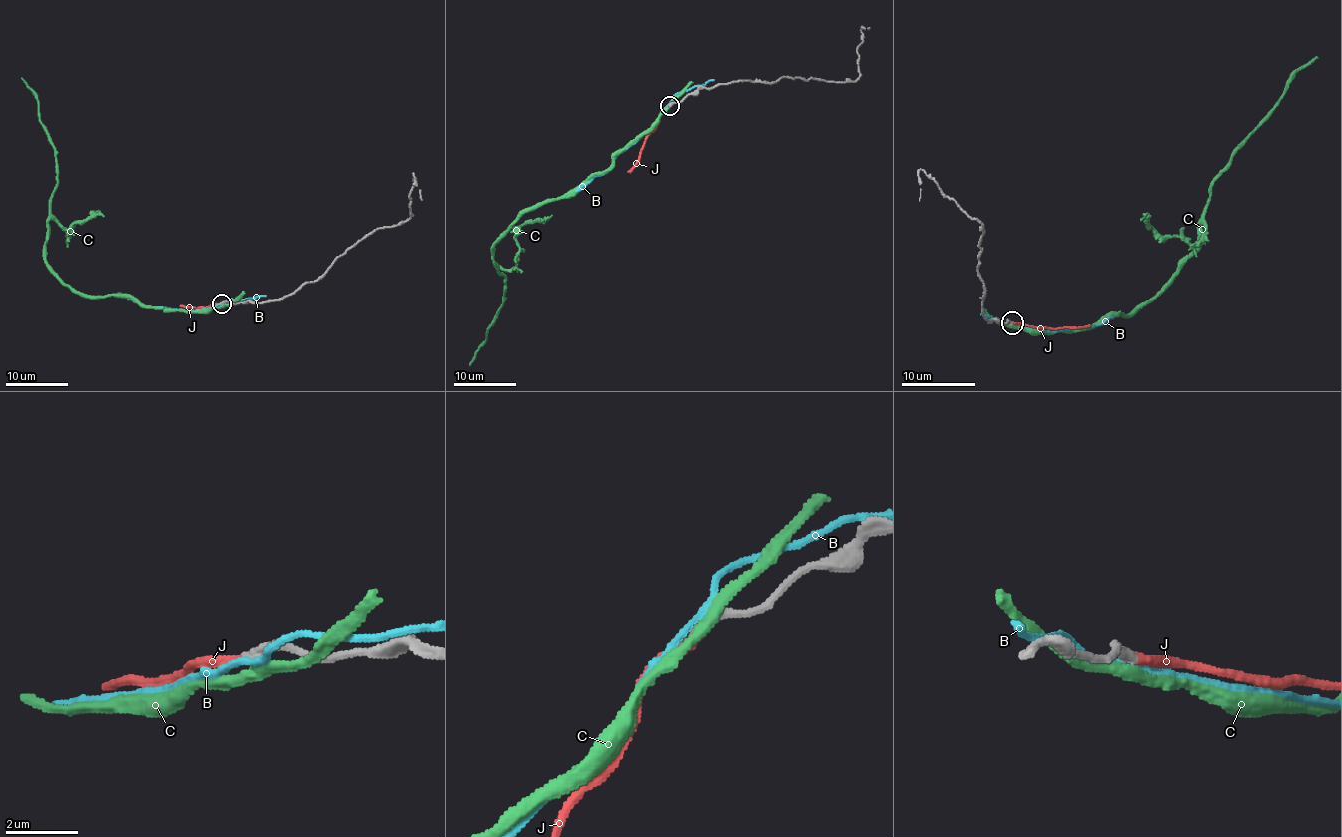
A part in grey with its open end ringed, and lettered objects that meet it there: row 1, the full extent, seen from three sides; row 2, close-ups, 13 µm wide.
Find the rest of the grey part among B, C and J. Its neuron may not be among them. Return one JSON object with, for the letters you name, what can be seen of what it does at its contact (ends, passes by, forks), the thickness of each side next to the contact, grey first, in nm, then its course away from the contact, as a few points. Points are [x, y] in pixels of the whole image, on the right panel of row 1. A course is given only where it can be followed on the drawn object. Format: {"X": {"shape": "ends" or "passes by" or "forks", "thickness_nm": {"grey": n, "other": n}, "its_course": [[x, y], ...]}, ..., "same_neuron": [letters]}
{"J": {"shape": "ends", "thickness_nm": {"grey": 340, "other": 320}, "its_course": [[1010, 323], [1047, 329], [1090, 325]]}, "same_neuron": ["J"]}

